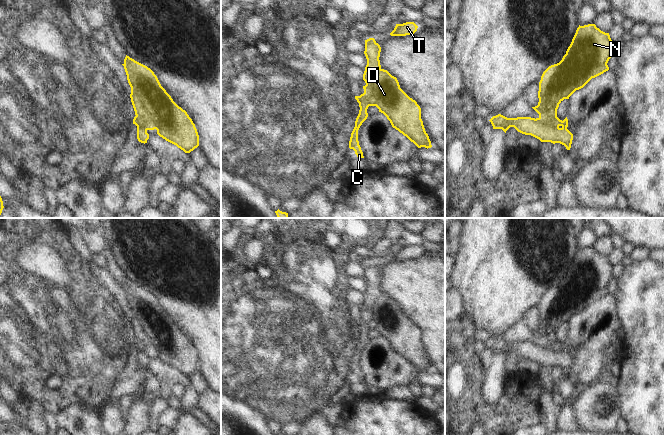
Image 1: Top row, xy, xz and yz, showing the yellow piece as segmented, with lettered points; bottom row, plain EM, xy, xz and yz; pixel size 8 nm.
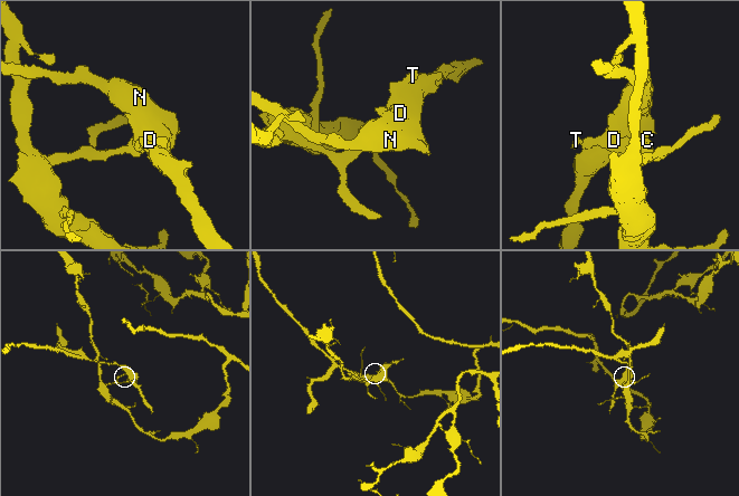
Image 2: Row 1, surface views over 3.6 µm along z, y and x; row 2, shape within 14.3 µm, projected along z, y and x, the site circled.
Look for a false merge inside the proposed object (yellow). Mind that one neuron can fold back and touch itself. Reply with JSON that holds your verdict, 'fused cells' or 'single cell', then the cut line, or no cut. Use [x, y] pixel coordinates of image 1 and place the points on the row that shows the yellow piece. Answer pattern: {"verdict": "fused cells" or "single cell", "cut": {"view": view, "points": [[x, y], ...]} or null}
{"verdict": "fused cells", "cut": {"view": "xz", "points": [[381, 69], [369, 86], [367, 92], [368, 105]]}}

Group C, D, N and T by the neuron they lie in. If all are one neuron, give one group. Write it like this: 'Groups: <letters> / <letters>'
Groups: C T / D N.

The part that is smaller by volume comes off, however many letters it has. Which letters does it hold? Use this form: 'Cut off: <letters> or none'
Cut off: D, N

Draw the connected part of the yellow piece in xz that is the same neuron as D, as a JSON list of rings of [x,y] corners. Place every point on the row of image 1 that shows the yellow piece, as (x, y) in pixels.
[[[381,69],[367,92],[367,103],[376,106],[398,130],[418,148],[431,148],[431,141],[421,119],[421,108],[401,88],[396,77]]]

